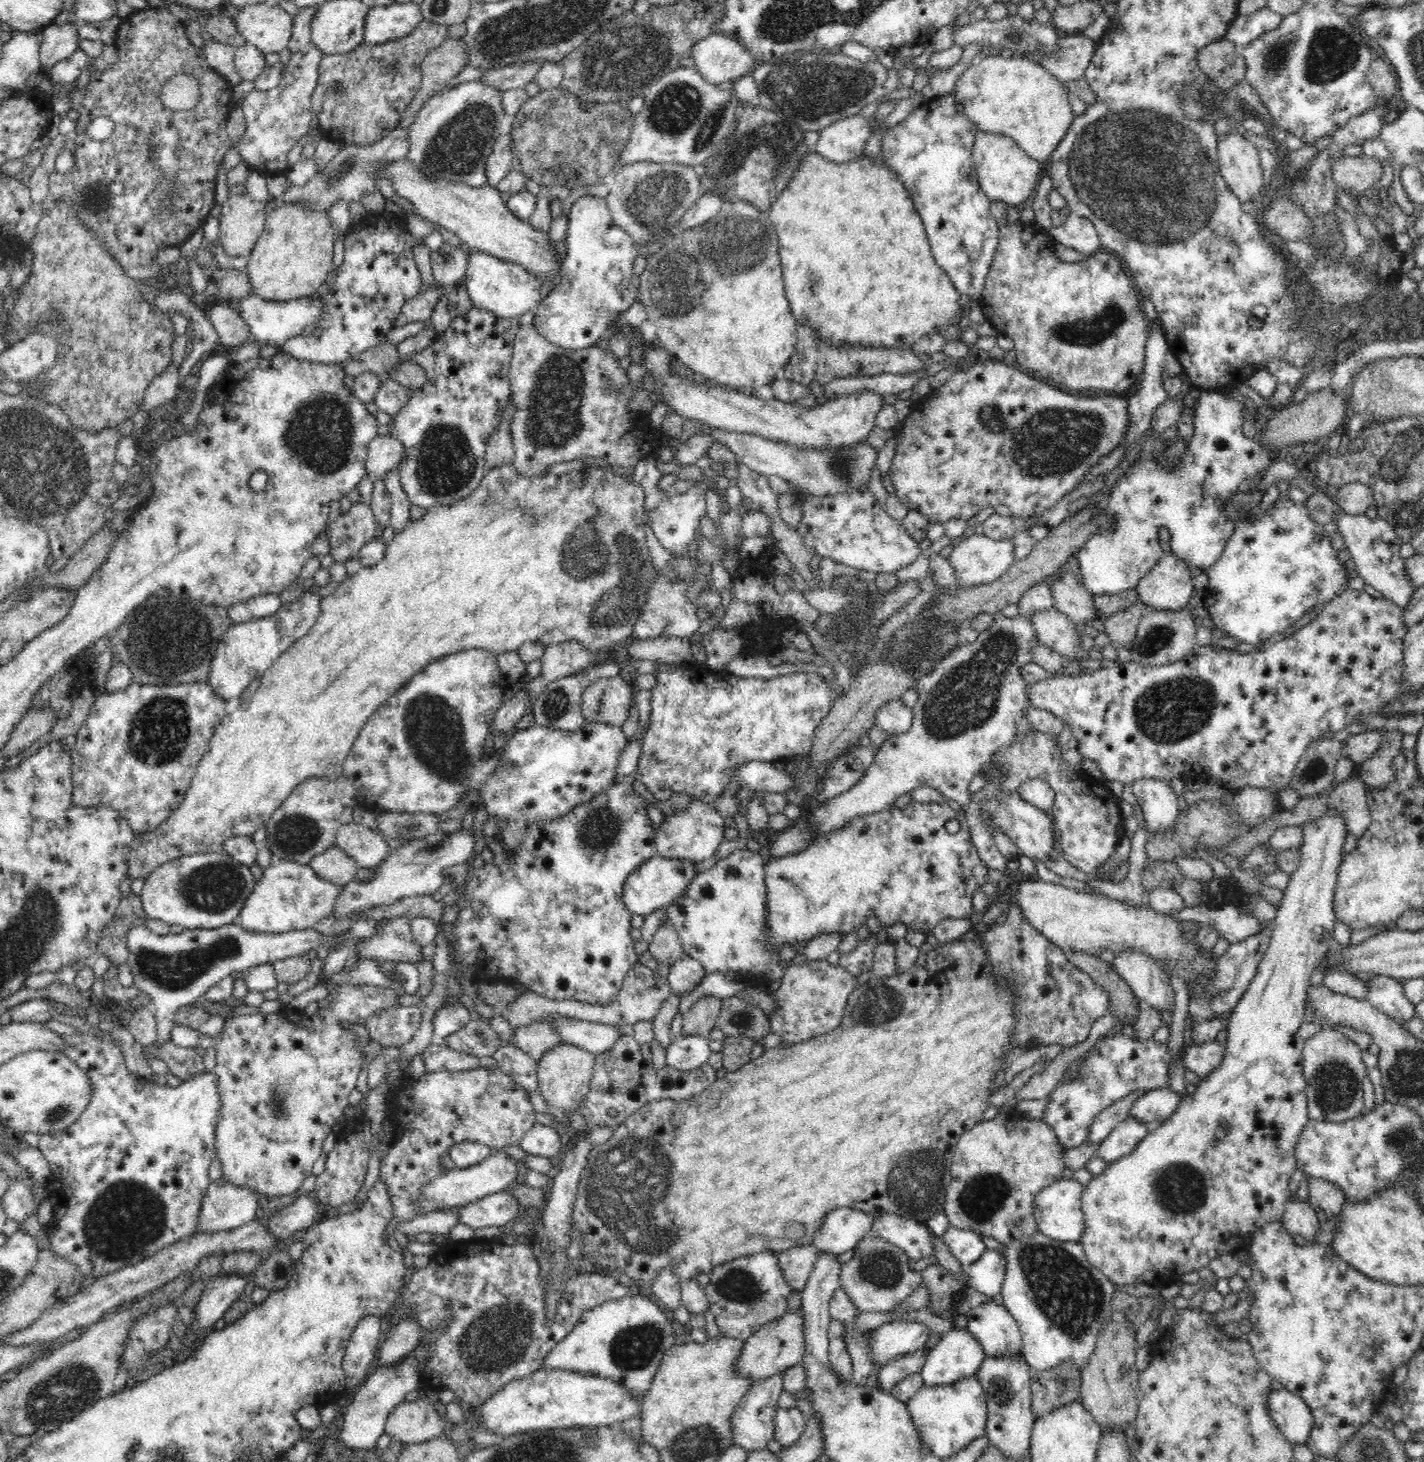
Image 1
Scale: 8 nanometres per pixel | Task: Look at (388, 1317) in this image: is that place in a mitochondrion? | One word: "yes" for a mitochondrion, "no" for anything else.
no

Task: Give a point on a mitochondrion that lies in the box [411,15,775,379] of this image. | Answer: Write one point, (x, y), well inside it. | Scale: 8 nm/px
(620, 61)

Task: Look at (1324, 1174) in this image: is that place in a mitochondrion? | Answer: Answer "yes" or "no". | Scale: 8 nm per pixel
no

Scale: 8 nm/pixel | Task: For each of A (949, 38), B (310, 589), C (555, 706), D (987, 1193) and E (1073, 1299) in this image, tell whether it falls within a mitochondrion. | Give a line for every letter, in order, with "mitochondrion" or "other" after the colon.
A: other
B: other
C: mitochondrion
D: mitochondrion
E: mitochondrion

